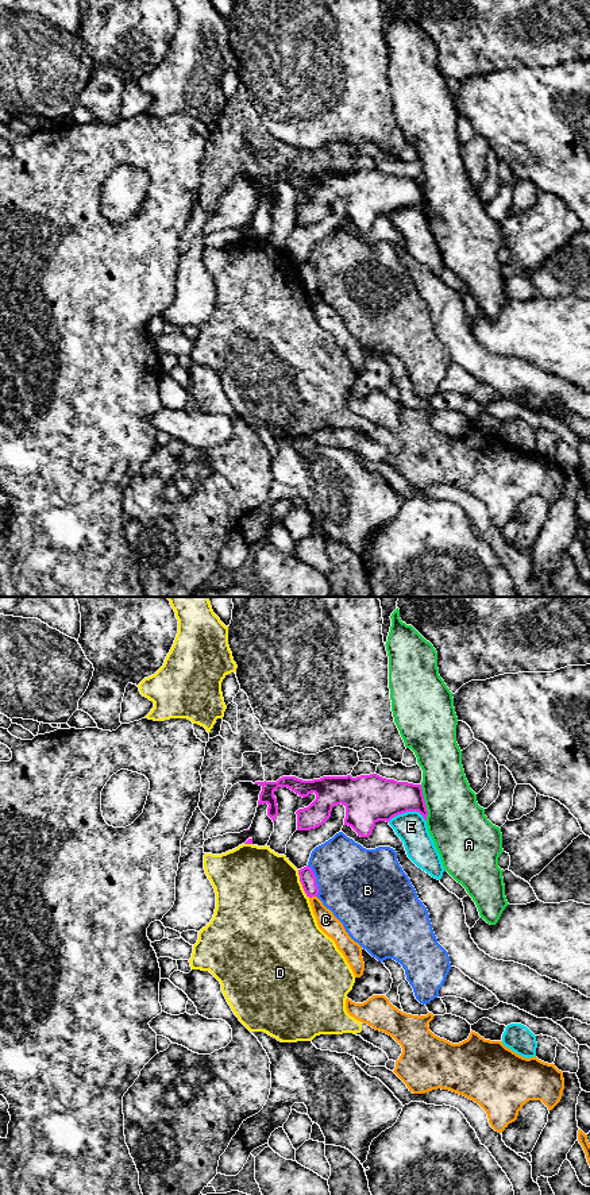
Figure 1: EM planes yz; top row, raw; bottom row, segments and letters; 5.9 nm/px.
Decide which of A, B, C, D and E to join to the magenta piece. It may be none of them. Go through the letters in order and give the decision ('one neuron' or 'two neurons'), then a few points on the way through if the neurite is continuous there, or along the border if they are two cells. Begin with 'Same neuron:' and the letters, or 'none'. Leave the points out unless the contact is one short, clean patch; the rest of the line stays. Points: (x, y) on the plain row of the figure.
Same neuron: none
A: two neurons
B: two neurons
C: two neurons; border along yz (316, 290), (309, 293)
D: two neurons
E: two neurons

